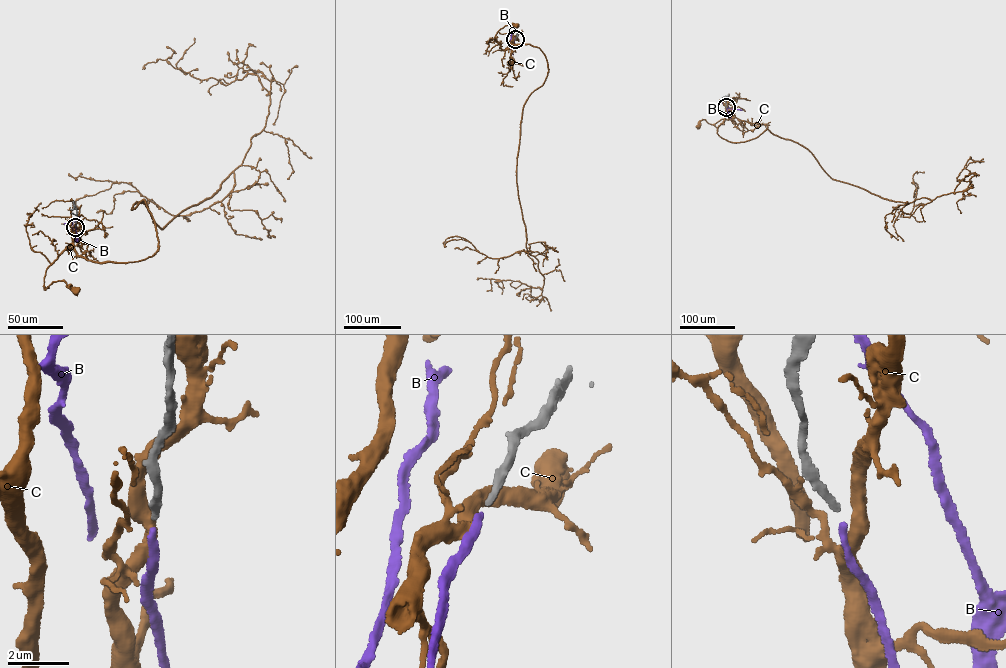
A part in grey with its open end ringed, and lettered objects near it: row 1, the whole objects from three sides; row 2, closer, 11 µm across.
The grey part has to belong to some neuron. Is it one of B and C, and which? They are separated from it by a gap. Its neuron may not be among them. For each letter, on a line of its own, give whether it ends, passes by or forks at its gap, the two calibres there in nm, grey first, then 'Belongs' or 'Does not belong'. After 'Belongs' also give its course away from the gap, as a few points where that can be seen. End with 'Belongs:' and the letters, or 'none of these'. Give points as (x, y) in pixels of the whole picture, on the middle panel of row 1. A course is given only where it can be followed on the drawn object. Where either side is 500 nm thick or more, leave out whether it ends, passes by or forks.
B: It ends there. Thickness 220 nm (grey) against 200 nm. Belongs. Its course: (514, 40), (513, 54)
C: It passes by. Thickness 220 nm (grey) against 440 nm. Does not belong
Belongs: B

